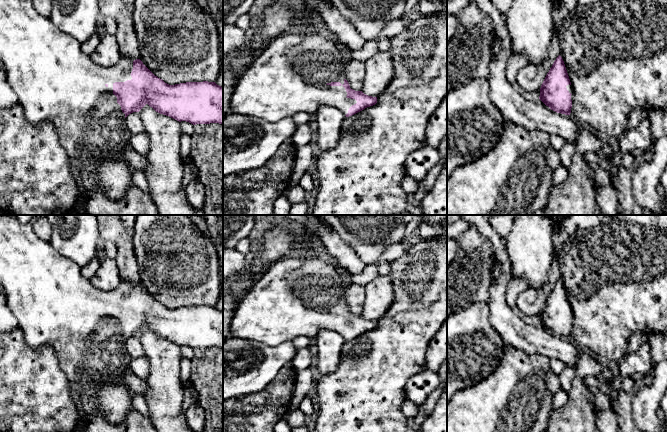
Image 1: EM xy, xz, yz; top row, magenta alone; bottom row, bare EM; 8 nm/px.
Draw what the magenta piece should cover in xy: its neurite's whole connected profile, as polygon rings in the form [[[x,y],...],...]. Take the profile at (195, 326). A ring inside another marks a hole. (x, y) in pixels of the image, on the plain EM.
[[[0,215],[0,290],[6,295],[27,345],[34,350],[50,347],[56,353],[59,366],[69,381],[71,398],[83,426],[97,413],[113,424],[122,422],[133,409],[132,396],[145,394],[145,379],[139,378],[131,370],[133,358],[126,351],[125,342],[133,336],[139,336],[146,328],[179,346],[186,345],[193,349],[223,348],[223,311],[215,306],[169,309],[155,300],[140,283],[132,285],[121,280],[116,289],[102,291],[84,278],[81,270],[76,263],[57,252],[50,242],[39,238],[32,223],[23,224],[16,217]]]

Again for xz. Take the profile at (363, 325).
[[[317,258],[281,259],[272,264],[240,300],[230,323],[231,337],[261,342],[267,346],[278,346],[284,342],[293,341],[299,336],[314,339],[323,329],[337,332],[346,341],[375,329],[377,321],[368,320],[362,315],[350,312],[344,298],[346,289],[336,265]]]

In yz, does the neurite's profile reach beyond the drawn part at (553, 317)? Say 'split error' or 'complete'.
split error

